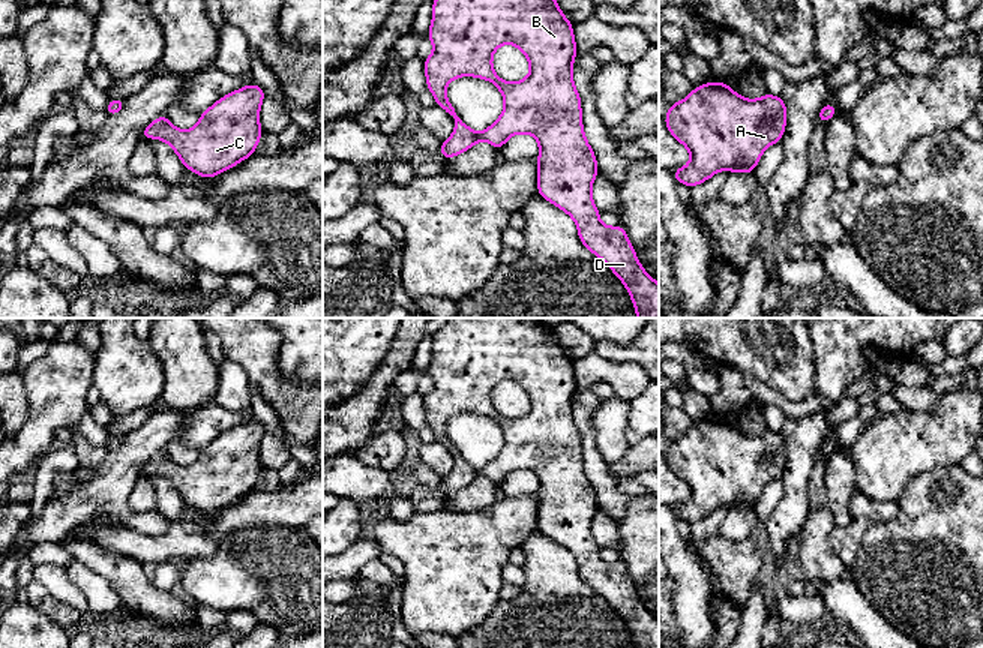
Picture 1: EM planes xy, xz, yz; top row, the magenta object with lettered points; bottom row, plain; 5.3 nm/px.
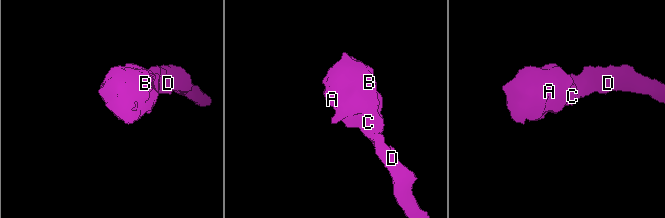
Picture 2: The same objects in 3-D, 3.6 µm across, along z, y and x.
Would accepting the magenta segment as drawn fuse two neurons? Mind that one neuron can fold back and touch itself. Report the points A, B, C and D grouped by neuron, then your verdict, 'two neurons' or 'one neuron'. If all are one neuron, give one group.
A B C D | one neuron

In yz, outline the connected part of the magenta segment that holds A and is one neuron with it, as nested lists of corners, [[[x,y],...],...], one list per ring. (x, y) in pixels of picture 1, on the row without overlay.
[[[707,417],[693,423],[683,436],[669,440],[663,458],[669,470],[690,488],[690,498],[672,507],[674,516],[693,525],[720,506],[753,510],[765,484],[782,478],[786,441],[782,432],[771,432],[768,428],[761,435],[744,435],[726,417]]]

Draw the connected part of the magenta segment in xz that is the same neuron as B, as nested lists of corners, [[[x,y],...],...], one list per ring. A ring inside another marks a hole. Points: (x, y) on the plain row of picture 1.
[[[449,318],[432,336],[432,358],[426,375],[434,380],[432,390],[423,394],[428,426],[434,430],[435,441],[455,454],[453,470],[441,477],[441,494],[455,494],[479,477],[501,488],[510,472],[533,471],[540,483],[539,531],[575,556],[579,578],[624,620],[636,648],[659,648],[659,620],[642,604],[624,564],[603,561],[593,538],[591,522],[599,502],[584,470],[581,432],[572,412],[578,384],[573,360],[566,356],[554,330],[545,324],[525,324],[521,318]],[[504,380],[515,381],[528,394],[530,410],[525,416],[509,418],[494,408],[492,392]],[[459,412],[483,414],[503,430],[501,452],[483,468],[470,465],[447,435],[447,420]]]

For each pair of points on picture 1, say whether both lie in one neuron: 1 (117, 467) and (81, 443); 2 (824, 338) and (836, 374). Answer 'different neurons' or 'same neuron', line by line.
1: different neurons
2: same neuron

